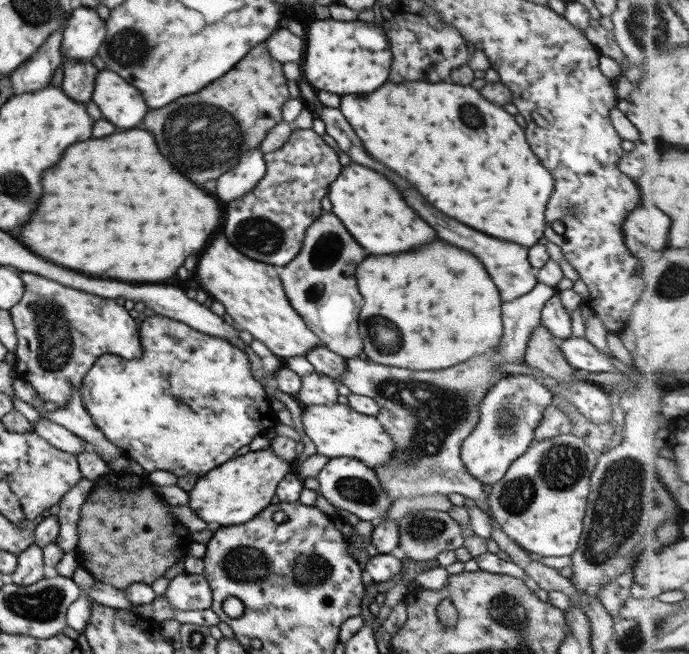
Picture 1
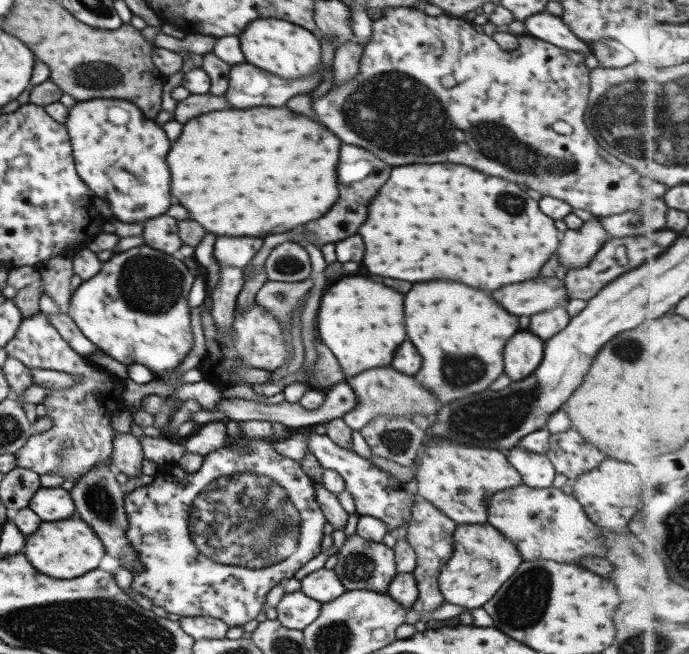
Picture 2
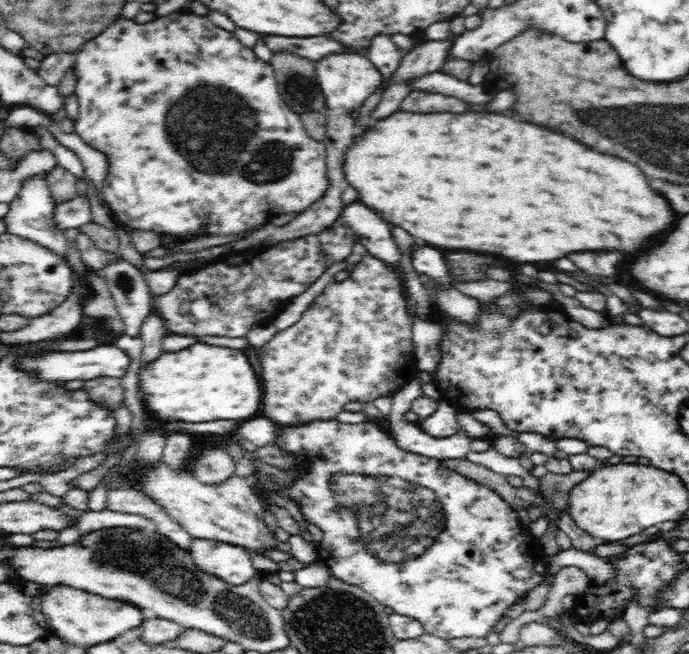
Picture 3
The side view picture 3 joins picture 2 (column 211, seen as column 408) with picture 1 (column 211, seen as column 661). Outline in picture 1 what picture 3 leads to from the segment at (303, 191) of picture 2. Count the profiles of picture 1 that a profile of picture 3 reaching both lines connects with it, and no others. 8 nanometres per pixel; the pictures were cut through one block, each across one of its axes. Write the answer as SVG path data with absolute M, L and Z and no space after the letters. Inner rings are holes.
M131 128L131 130L125 130L125 132L117 132L117 134L111 134L111 136L105 136L105 138L95 138L95 140L85 140L85 142L77 142L73 146L69 146L69 150L65 150L65 154L61 156L61 162L57 162L57 166L51 166L49 170L45 170L45 174L41 174L41 186L43 186L43 194L41 194L41 202L37 206L37 210L33 214L37 216L31 216L29 218L29 224L23 226L21 230L21 242L29 248L29 250L35 250L35 254L51 260L53 264L59 264L59 266L65 266L65 268L71 268L71 270L79 270L79 272L87 272L87 274L93 274L97 278L111 278L111 280L123 280L123 282L161 282L169 276L175 274L175 270L181 266L181 262L191 256L191 254L197 254L205 248L205 244L209 242L207 238L215 232L215 228L219 226L219 204L215 198L211 198L209 194L205 196L205 192L191 184L181 172L177 172L169 160L165 156L159 154L157 150L157 144L153 140L153 134L149 134L147 130L137 130L137 128Z

